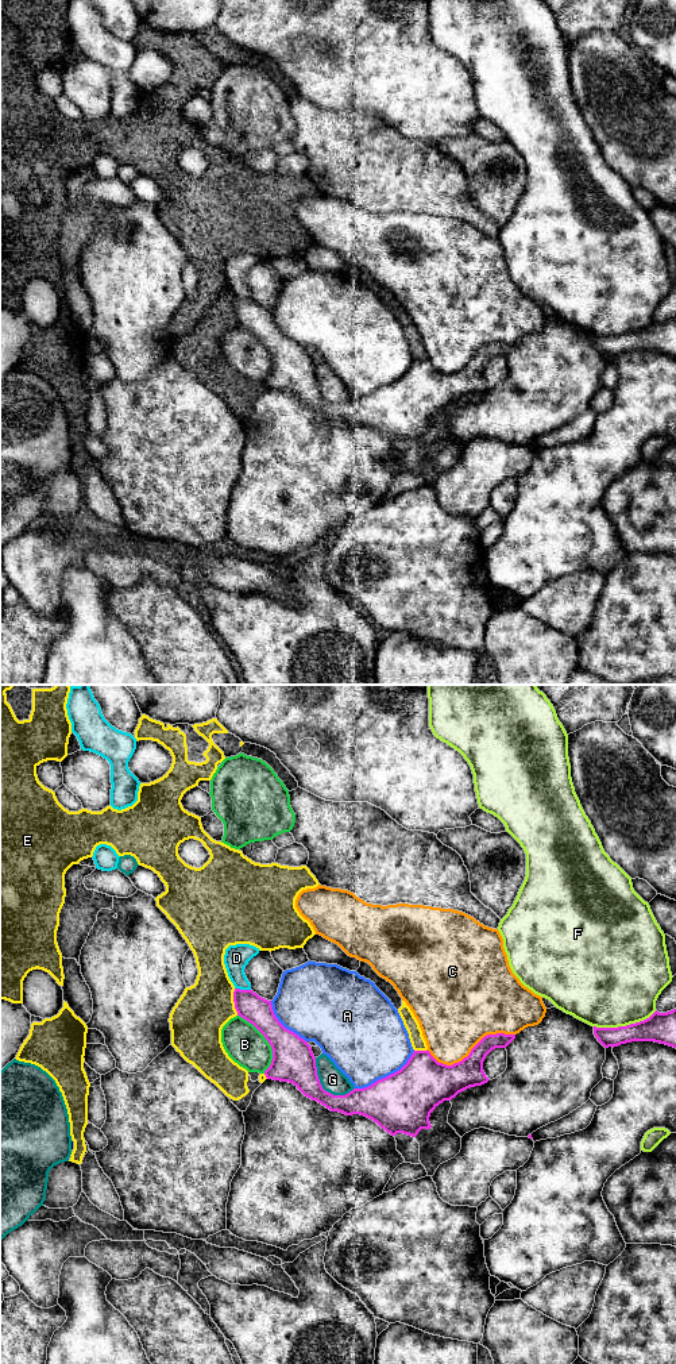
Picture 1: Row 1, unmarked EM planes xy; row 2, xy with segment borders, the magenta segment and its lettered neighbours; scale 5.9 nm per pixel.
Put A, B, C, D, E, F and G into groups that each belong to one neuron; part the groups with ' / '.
A / B / C / D / E / F / G

